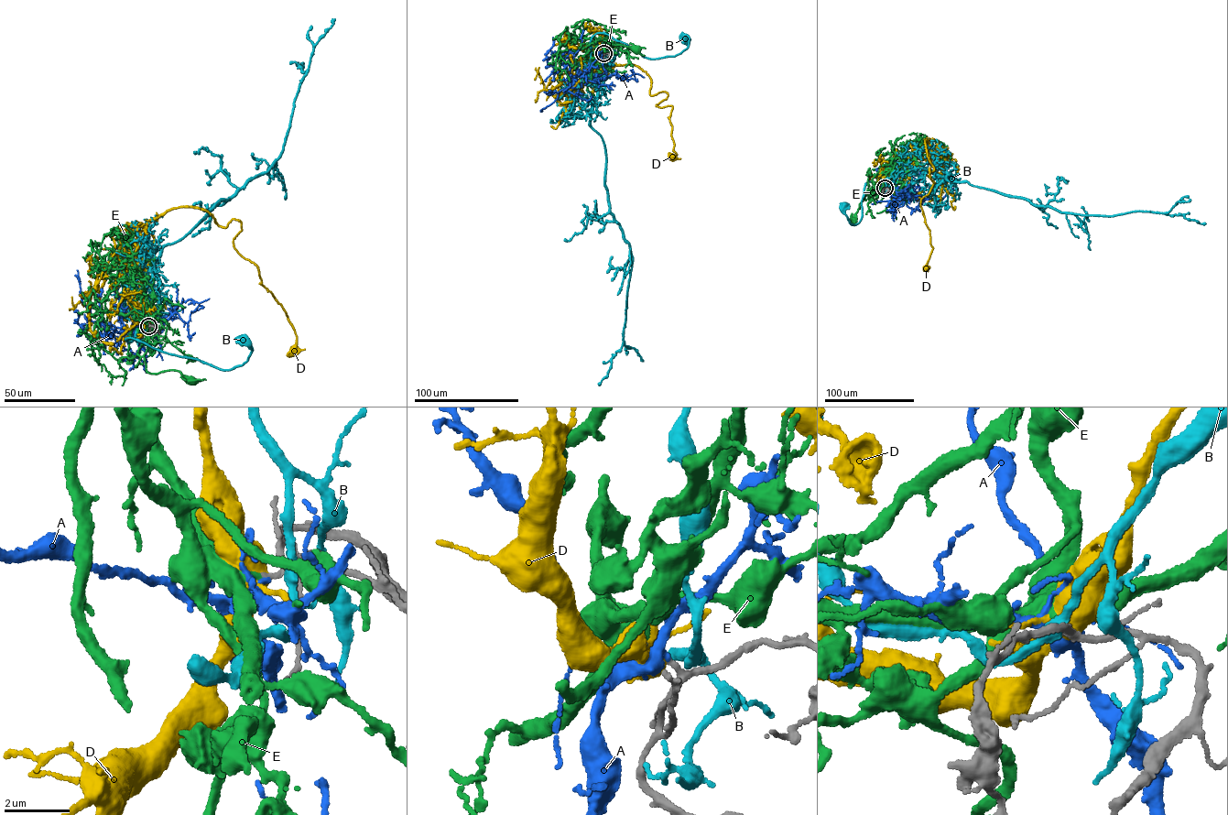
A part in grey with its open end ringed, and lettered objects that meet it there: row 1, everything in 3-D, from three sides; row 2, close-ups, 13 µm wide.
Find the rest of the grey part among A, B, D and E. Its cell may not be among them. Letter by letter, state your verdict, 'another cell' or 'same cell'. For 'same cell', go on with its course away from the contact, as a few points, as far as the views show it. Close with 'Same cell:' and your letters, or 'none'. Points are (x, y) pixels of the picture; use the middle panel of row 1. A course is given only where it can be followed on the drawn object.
A: another cell
B: another cell
D: another cell
E: same cell | via (603, 53), (607, 39), (603, 41), (635, 50)
Same cell: E

